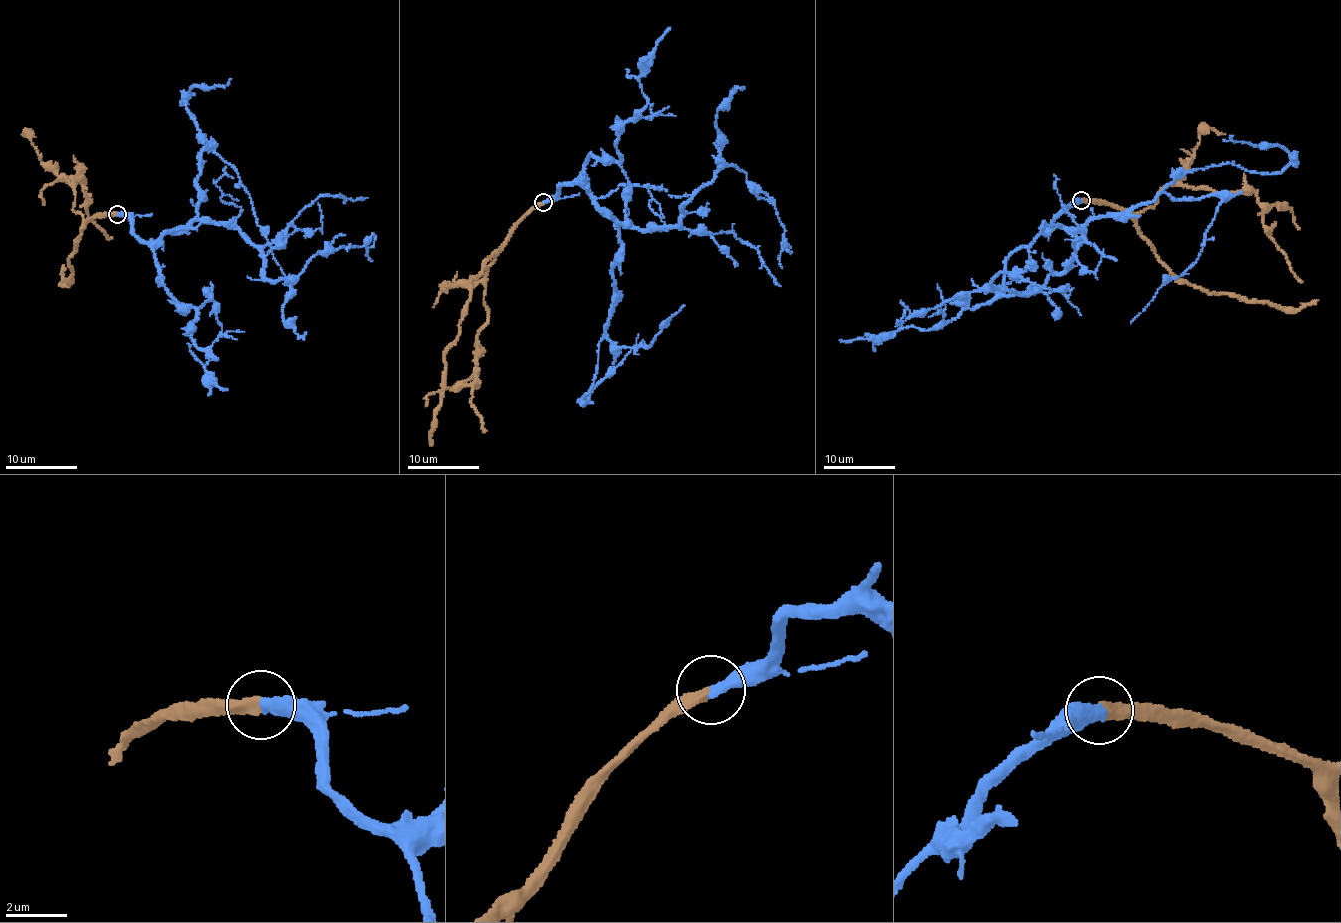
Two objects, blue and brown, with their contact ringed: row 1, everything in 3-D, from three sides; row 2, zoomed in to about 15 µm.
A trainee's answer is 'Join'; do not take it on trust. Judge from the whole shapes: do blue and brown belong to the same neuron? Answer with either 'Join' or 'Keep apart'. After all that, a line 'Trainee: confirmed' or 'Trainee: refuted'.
Join
Trainee: confirmed

